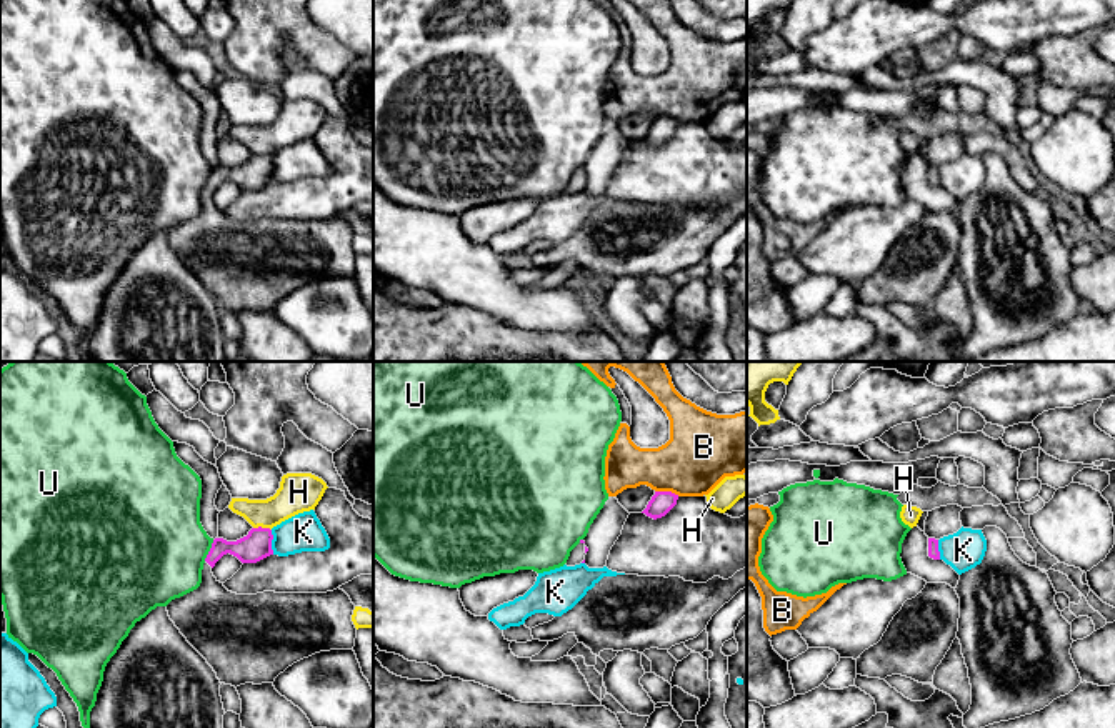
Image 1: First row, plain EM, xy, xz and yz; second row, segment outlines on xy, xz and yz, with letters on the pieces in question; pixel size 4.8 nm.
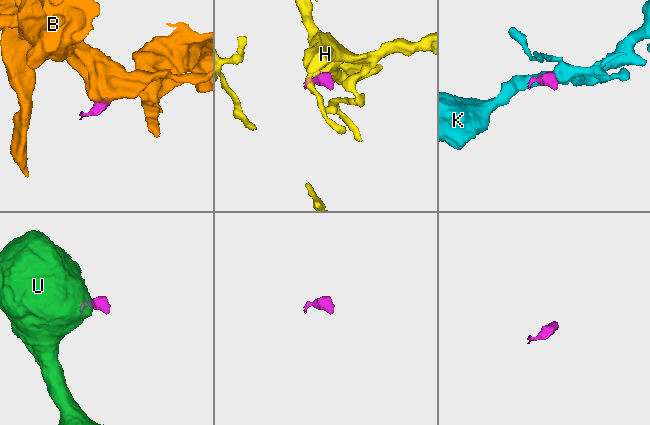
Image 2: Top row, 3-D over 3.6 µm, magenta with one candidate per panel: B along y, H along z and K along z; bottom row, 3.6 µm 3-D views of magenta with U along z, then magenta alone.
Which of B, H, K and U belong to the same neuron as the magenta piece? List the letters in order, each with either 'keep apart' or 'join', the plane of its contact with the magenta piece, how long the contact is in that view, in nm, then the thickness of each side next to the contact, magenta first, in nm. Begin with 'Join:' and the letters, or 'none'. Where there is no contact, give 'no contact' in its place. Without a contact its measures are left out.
Join: none
B: keep apart; meets magenta in xz; contact 120 nm long; 110 nm thick on the magenta side, 320 nm on the other
H: keep apart; meets magenta in xy; contact 90 nm long; 140 nm thick on the magenta side, 190 nm on the other
K: keep apart; meets magenta in xy; contact 120 nm long; 140 nm thick on the magenta side, 190 nm on the other
U: keep apart; meets magenta in xy; contact 120 nm long; 140 nm thick on the magenta side, 460 nm on the other

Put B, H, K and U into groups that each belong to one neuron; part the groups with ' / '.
B / H / K / U

